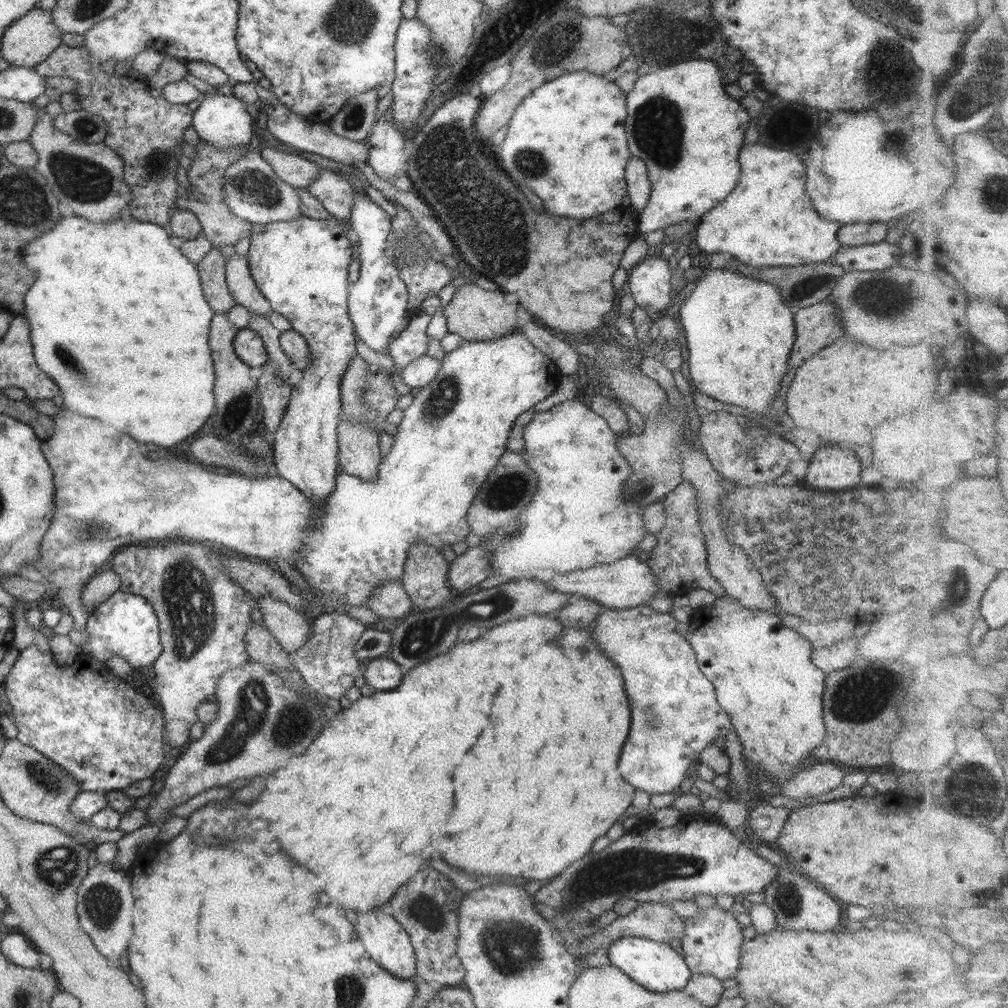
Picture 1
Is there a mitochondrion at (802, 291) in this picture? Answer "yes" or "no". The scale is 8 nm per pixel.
yes

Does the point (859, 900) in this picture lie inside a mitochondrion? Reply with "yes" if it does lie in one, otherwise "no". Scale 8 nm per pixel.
no

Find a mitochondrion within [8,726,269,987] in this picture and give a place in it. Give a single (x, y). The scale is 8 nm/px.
(56, 866)

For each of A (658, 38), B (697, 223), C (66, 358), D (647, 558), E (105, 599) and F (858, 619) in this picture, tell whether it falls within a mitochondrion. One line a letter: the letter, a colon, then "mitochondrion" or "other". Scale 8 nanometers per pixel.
A: mitochondrion
B: other
C: mitochondrion
D: other
E: other
F: other

